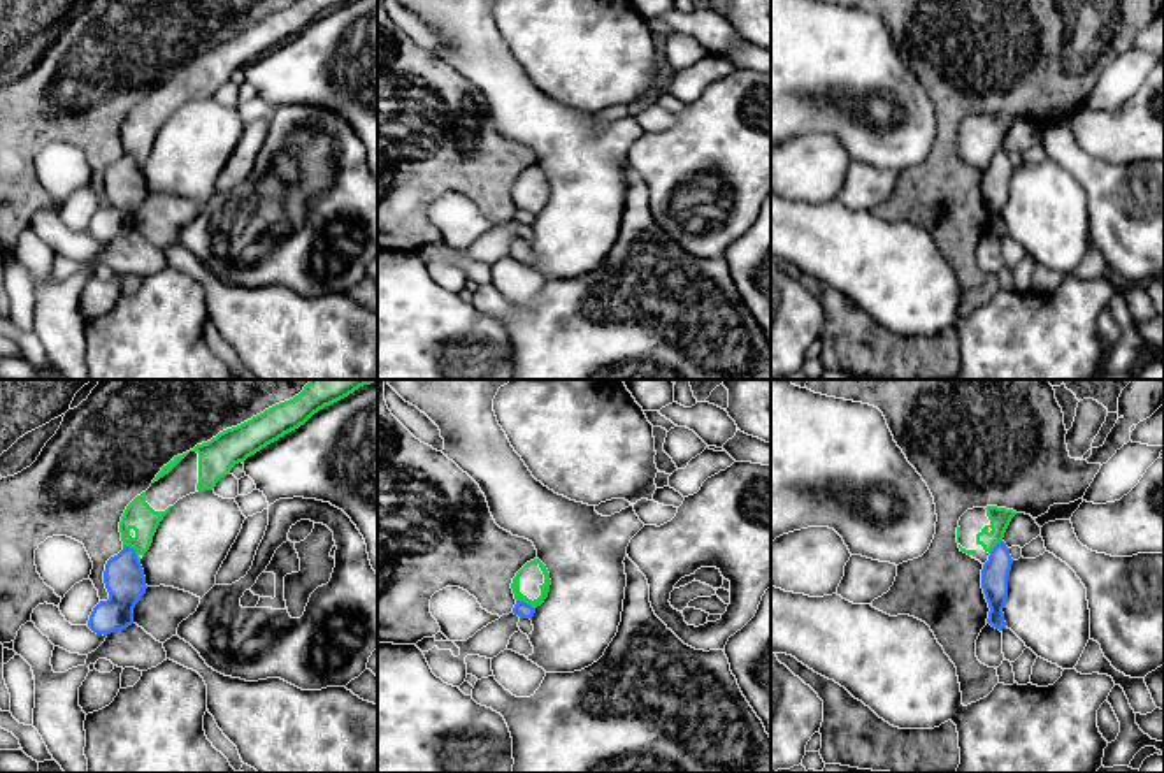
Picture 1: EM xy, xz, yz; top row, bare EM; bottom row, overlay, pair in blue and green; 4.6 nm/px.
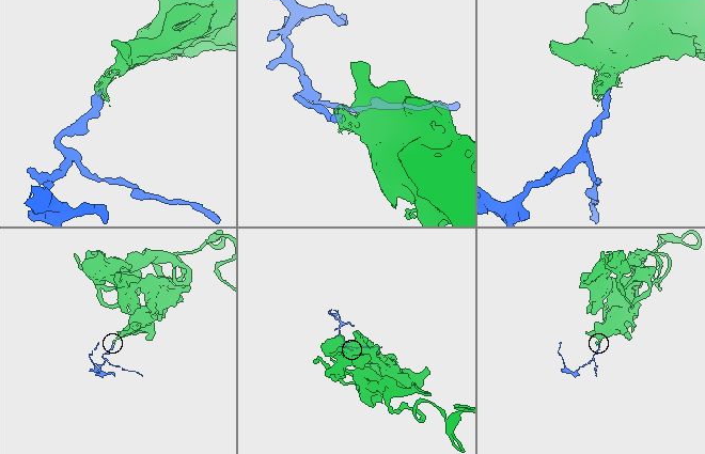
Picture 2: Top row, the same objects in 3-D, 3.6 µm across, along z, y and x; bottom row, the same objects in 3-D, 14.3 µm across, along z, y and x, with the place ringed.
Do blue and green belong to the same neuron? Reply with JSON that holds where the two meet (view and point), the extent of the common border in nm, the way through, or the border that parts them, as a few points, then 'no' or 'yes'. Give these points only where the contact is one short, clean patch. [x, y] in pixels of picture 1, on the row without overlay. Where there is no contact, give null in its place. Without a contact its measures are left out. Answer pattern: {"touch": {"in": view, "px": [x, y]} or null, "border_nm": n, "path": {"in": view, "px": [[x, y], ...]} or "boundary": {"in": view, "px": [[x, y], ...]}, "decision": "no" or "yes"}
{"touch": {"in": "xy", "px": [134, 158]}, "border_nm": 120, "boundary": {"in": "xy", "px": [[123, 151], [134, 157], [139, 169]]}, "decision": "no"}

